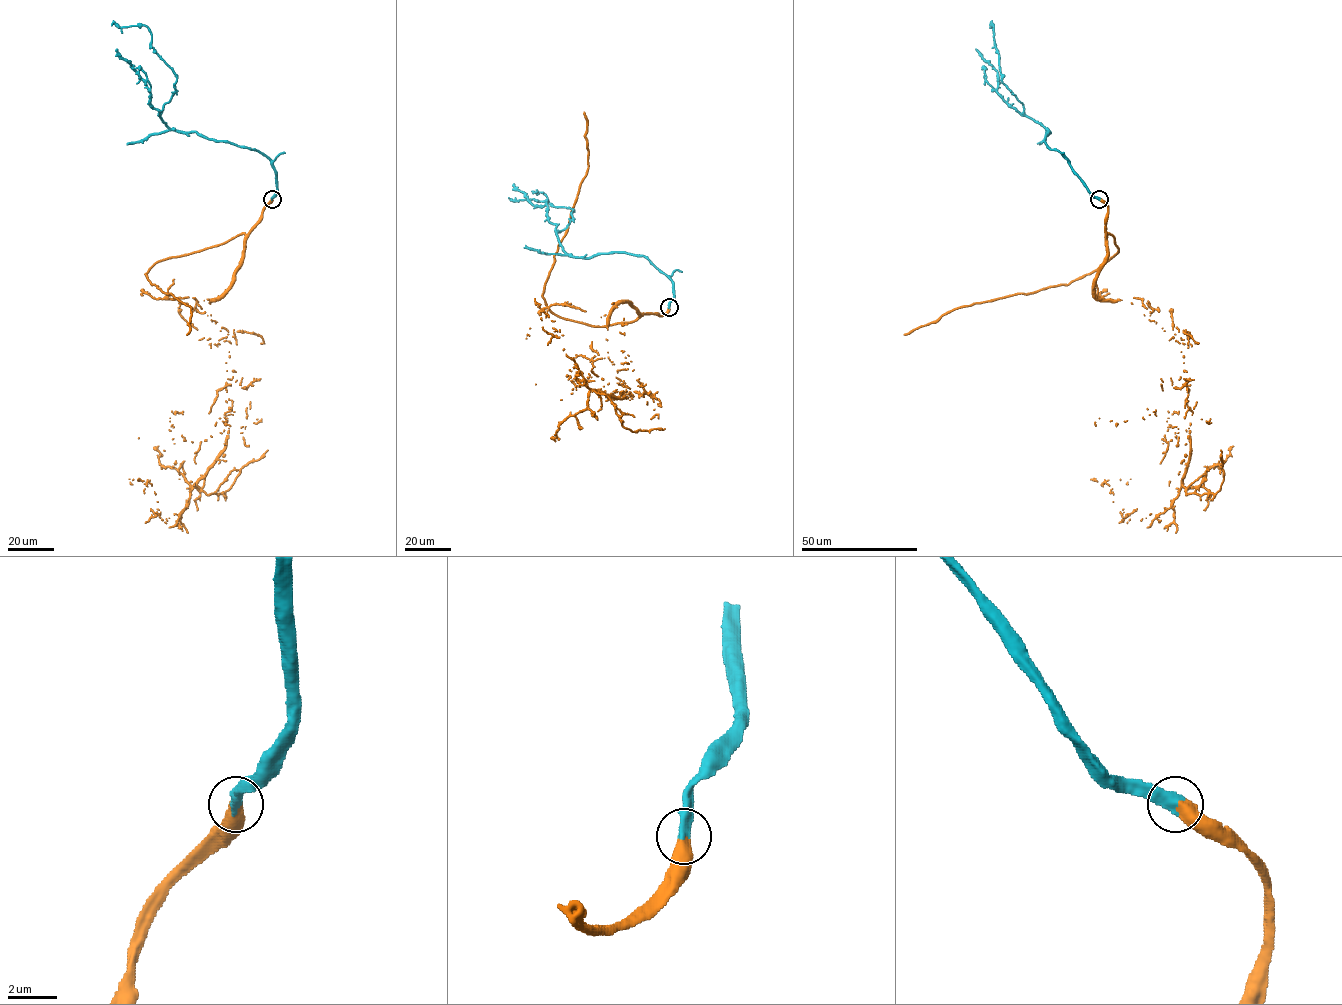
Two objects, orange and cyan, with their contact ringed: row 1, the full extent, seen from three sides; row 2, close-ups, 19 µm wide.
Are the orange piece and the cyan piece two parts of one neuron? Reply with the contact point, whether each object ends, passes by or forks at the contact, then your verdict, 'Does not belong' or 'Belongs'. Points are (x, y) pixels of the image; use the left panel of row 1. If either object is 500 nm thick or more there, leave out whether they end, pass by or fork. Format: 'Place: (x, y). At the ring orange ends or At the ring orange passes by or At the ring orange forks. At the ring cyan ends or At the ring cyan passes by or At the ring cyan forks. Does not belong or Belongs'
Place: (272, 199). Belongs

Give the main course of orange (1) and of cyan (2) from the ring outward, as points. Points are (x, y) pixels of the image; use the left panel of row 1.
1: (271, 199), (232, 284), (209, 303), (231, 343), (224, 450), (173, 526), (152, 485), (137, 479)
2: (271, 199), (277, 172), (267, 158), (171, 130), (160, 119), (177, 75), (151, 46), (146, 26), (112, 25)

